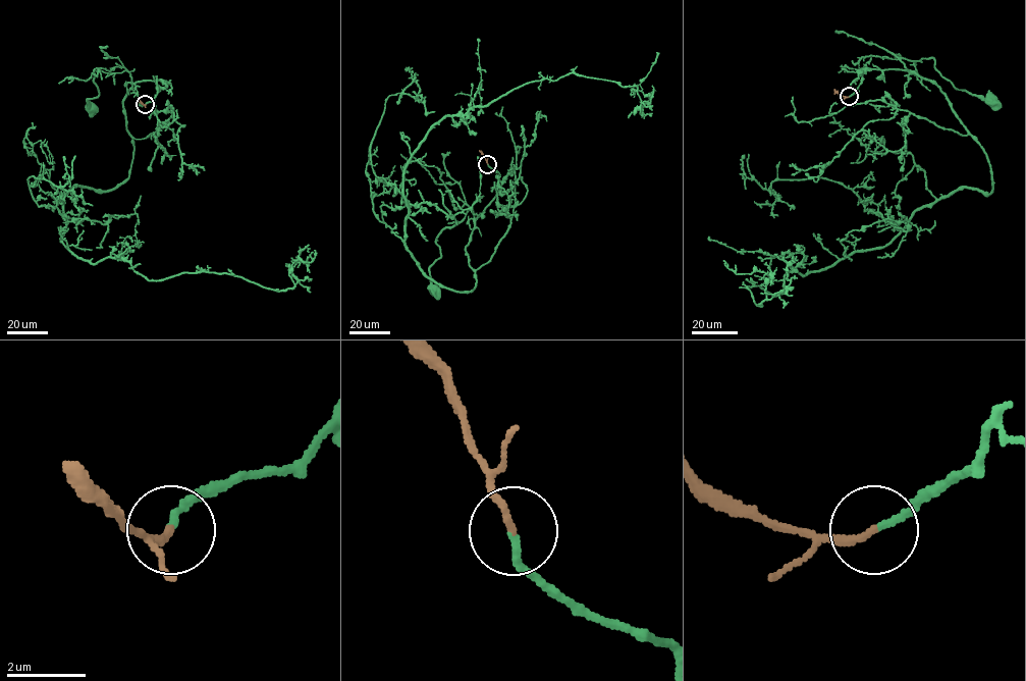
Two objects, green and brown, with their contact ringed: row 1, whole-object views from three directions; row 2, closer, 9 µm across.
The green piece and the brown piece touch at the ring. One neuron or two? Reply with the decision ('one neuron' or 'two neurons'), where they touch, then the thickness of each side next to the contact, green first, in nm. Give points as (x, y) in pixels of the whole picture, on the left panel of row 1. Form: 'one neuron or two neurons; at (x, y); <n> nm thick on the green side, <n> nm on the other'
one neuron; at (145, 104); 180 nm thick on the green side, 180 nm on the other

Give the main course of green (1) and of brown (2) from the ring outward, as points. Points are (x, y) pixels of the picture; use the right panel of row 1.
1: (849, 96), (867, 68), (910, 72), (901, 58), (933, 58), (935, 69), (958, 89), (991, 99)
2: (849, 96), (833, 89)

